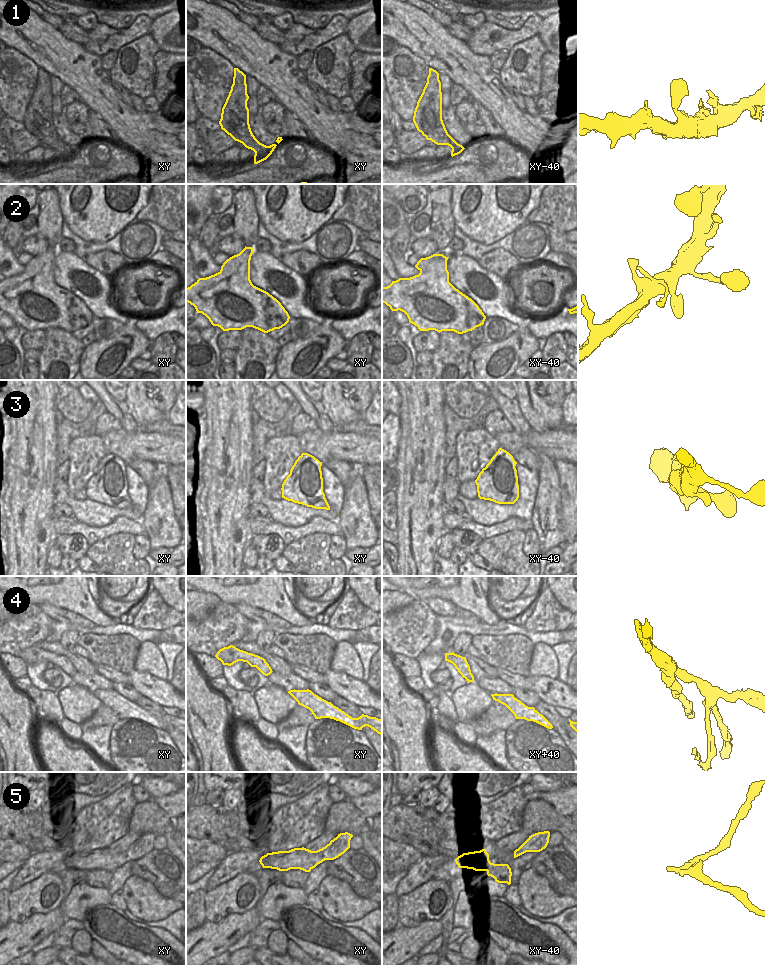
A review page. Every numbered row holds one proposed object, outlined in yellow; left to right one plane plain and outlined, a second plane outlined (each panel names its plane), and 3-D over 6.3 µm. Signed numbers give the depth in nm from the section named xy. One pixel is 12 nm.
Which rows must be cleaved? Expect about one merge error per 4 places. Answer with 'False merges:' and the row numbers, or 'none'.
False merges: 5

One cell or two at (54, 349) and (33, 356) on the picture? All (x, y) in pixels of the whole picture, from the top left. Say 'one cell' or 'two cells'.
two cells

